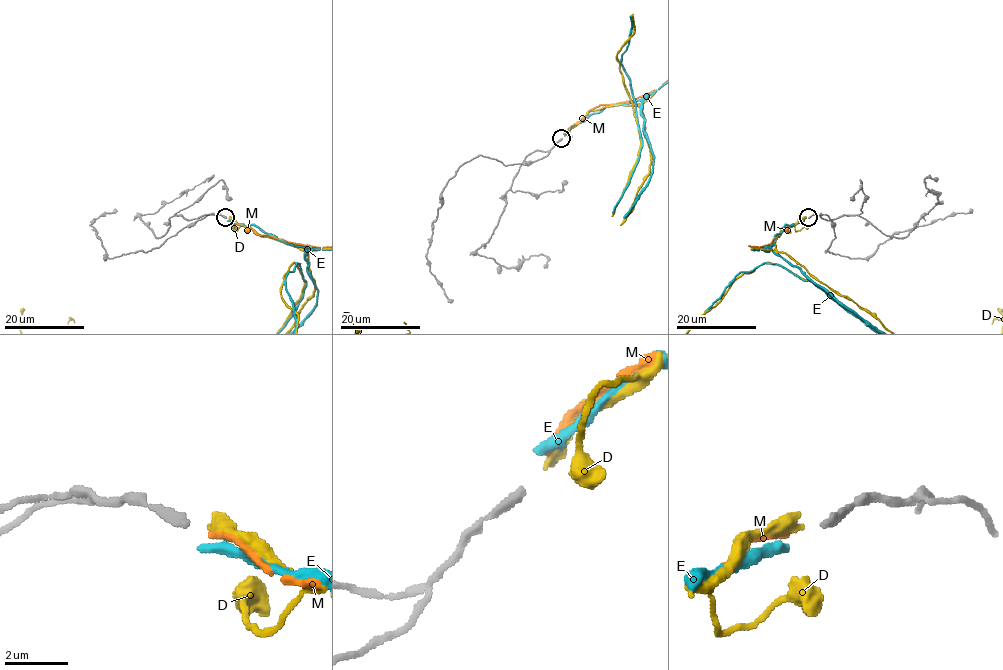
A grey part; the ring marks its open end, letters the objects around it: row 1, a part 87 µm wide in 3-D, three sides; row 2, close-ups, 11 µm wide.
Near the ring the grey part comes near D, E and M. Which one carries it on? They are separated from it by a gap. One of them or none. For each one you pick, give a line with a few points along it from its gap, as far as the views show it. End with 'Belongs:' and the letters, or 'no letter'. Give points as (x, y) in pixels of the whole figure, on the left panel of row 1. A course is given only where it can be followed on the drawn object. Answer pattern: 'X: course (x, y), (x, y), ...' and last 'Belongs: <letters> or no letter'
Belongs: M

